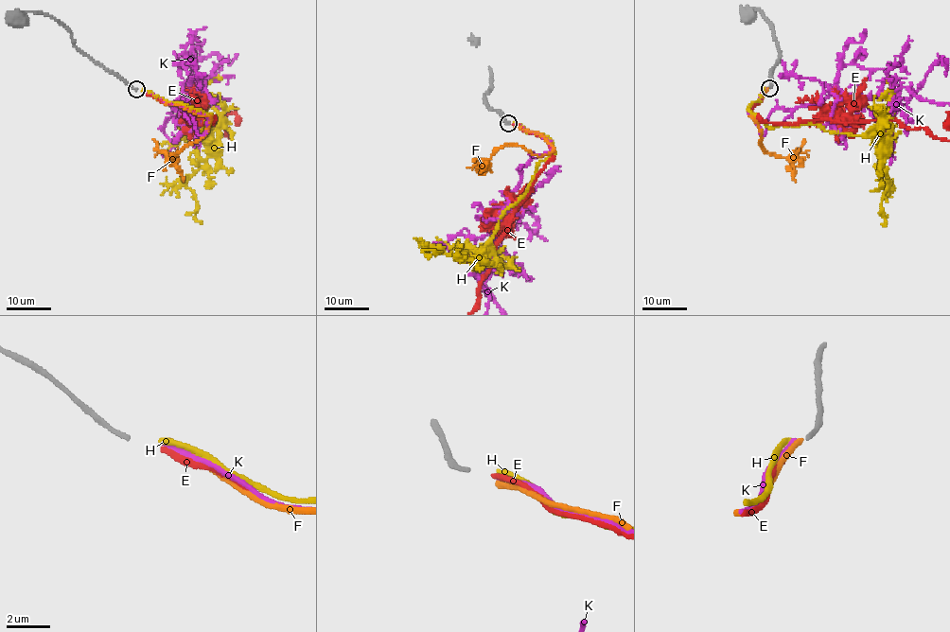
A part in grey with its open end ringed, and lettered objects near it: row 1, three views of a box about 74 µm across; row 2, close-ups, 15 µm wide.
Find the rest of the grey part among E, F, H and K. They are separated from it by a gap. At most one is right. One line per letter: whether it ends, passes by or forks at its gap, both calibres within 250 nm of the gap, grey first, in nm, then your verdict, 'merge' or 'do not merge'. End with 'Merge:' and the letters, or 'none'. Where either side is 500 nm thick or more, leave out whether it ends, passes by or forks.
E: it ends there; 200 nm thick on the grey side, 240 nm on the other; do not merge
F: it ends there; 200 nm thick on the grey side, 280 nm on the other; do not merge
H: it ends there; 200 nm thick on the grey side, 260 nm on the other; do not merge
K: it ends there; 200 nm thick on the grey side, 240 nm on the other; merge
Merge: K

